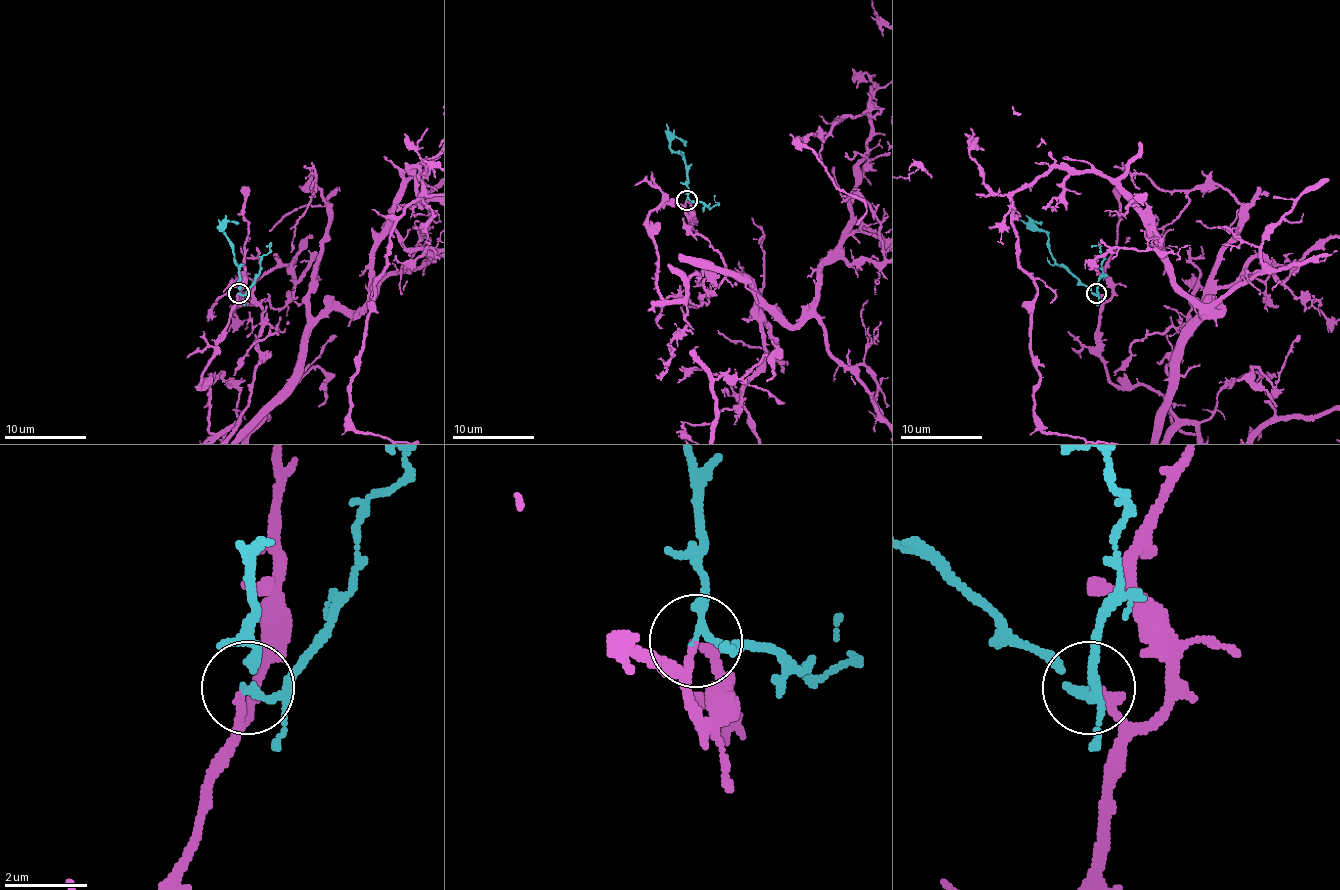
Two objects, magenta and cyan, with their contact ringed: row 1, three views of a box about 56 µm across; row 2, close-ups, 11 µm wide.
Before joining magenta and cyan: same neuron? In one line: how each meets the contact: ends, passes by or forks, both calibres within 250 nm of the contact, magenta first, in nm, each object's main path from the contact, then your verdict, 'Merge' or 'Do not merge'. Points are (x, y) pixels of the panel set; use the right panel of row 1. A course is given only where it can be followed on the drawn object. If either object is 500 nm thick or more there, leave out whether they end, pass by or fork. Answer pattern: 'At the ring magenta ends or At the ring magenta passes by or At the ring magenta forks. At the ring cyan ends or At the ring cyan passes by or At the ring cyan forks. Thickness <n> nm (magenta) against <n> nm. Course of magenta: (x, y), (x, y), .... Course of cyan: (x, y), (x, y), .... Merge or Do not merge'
At the ring magenta ends. At the ring cyan passes by. Thickness 200 nm (magenta) against 140 nm. Course of magenta: (1096, 292), (1194, 434), (1220, 311), (1036, 176), (1034, 421). Course of cyan: (1096, 292), (1057, 264), (1049, 237), (1034, 221), (1042, 221). Merge

